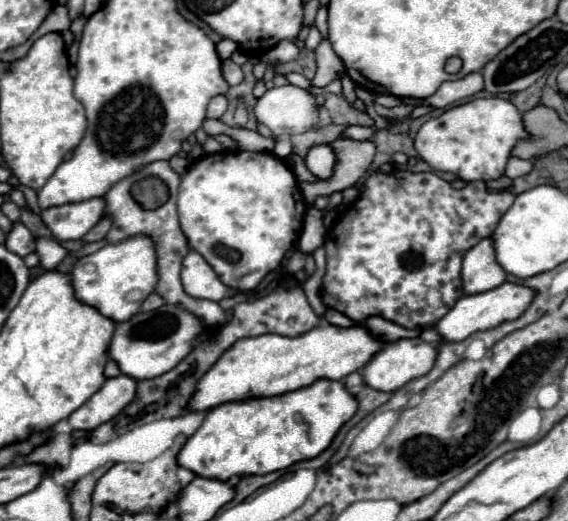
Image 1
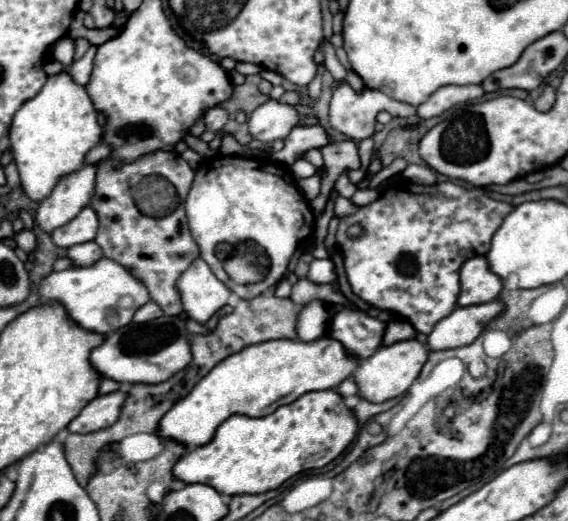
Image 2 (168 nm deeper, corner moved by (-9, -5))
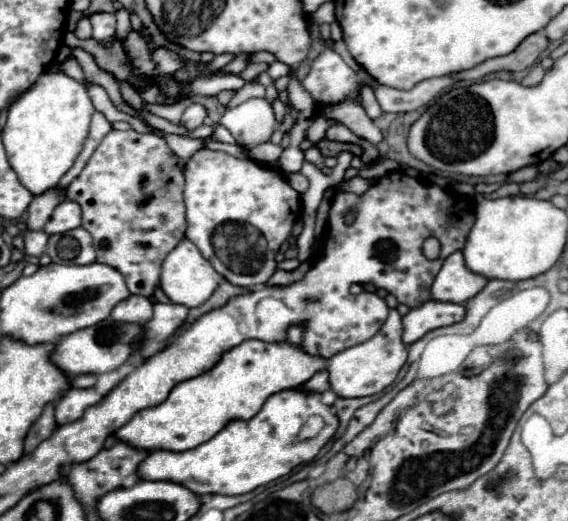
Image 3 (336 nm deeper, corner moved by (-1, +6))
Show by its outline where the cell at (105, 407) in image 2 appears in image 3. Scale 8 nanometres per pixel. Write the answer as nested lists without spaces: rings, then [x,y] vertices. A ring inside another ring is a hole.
[[[70,388],[58,402],[56,402],[56,424],[62,426],[62,424],[68,424],[72,420],[78,420],[84,410],[92,404],[98,404],[102,400],[102,396],[94,390],[94,388],[88,388],[88,390],[78,390],[78,388]]]

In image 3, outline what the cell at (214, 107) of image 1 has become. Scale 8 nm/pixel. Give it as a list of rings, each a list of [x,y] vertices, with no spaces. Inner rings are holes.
[[[190,104],[186,110],[184,110],[184,114],[182,114],[182,118],[180,118],[180,124],[186,128],[186,130],[196,130],[198,126],[202,126],[202,120],[204,120],[204,116],[206,116],[208,112],[206,112],[206,108],[202,106],[202,104]]]

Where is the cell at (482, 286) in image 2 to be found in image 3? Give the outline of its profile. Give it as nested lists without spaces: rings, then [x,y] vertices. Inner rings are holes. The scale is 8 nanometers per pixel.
[[[454,252],[444,260],[440,272],[436,274],[430,286],[430,296],[438,302],[462,304],[476,296],[476,292],[480,292],[486,282],[488,280],[484,280],[484,276],[476,276],[474,272],[468,272],[468,268],[464,268],[462,252]]]

